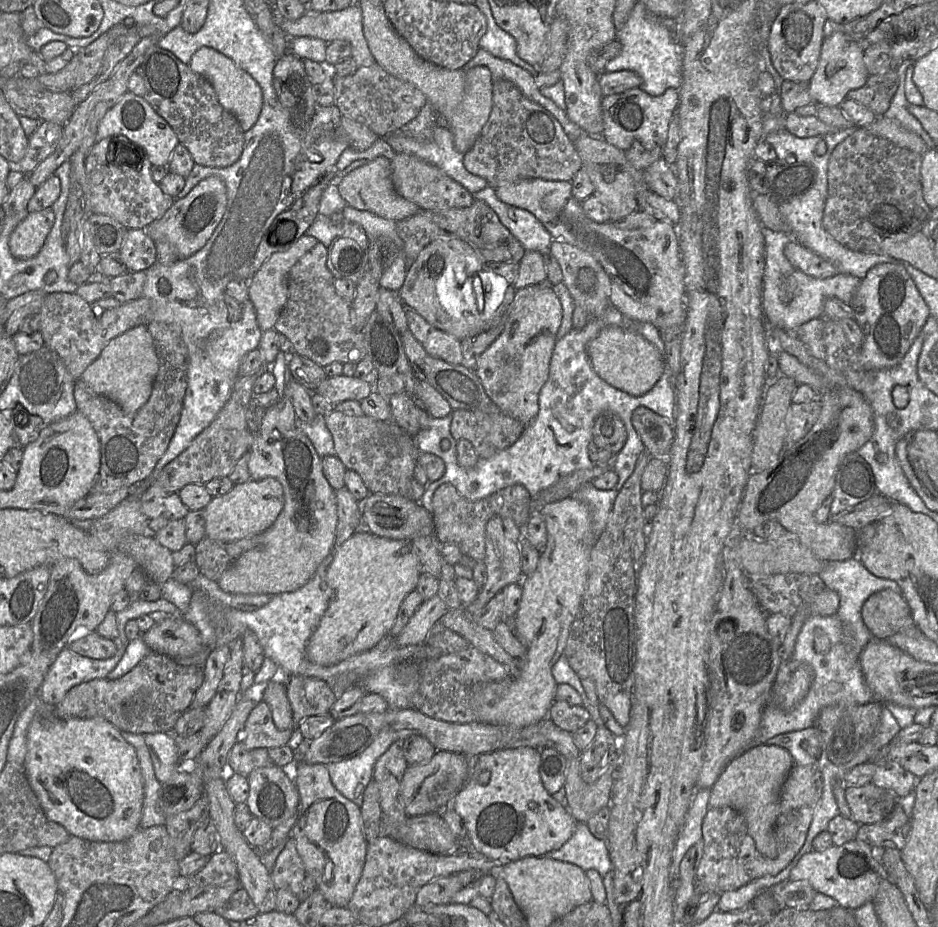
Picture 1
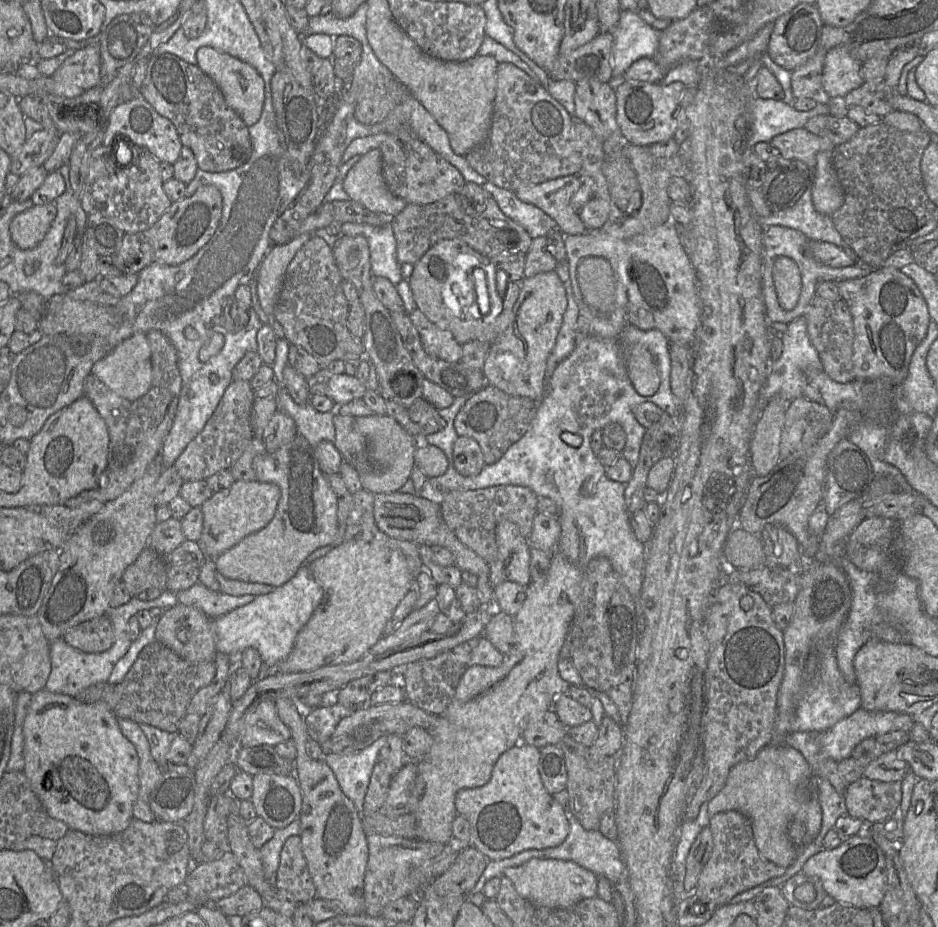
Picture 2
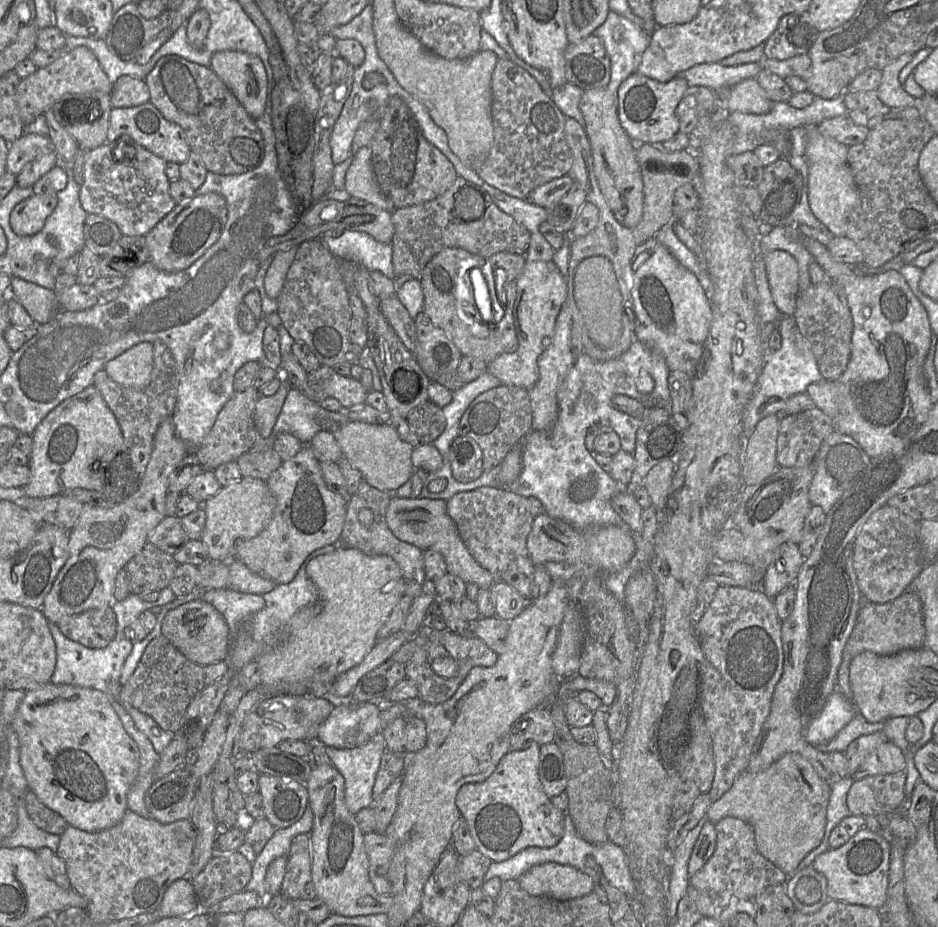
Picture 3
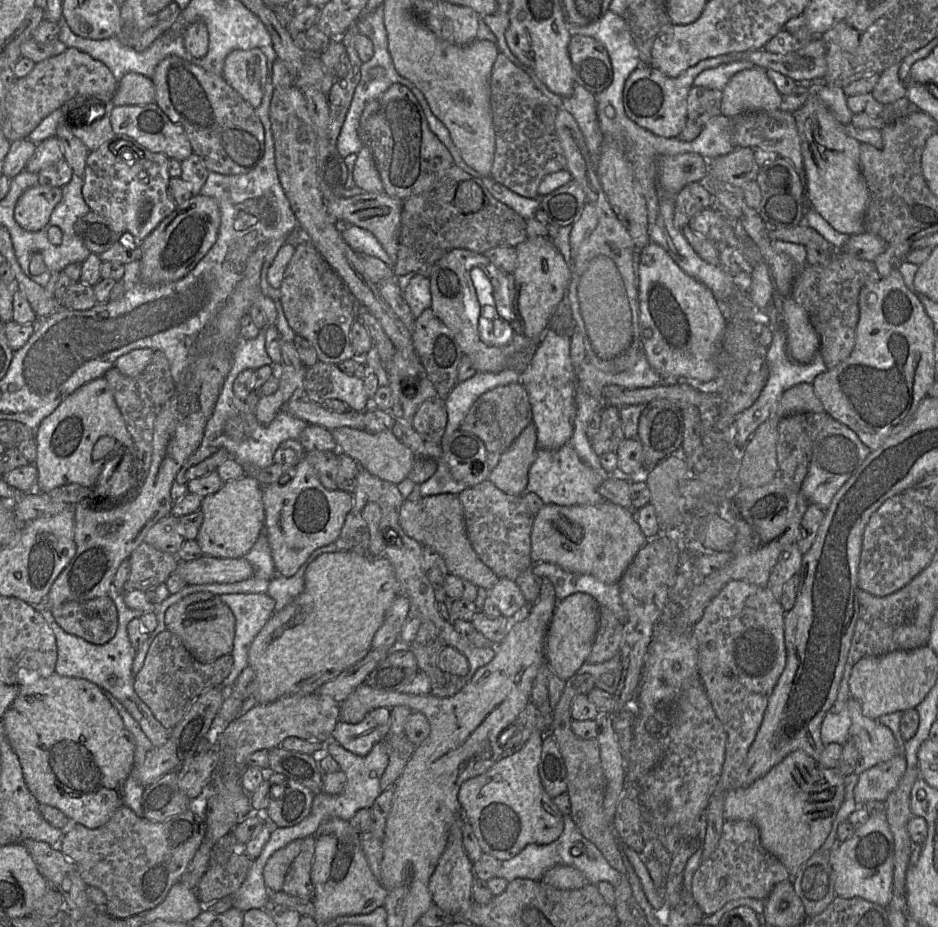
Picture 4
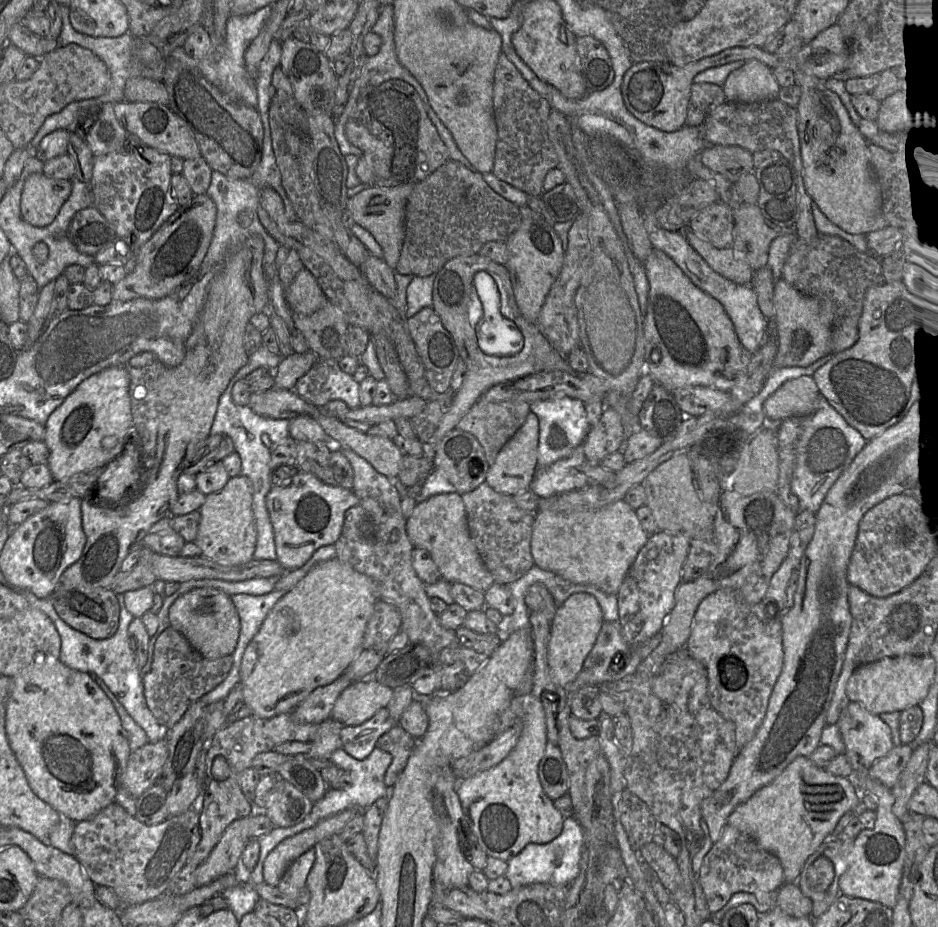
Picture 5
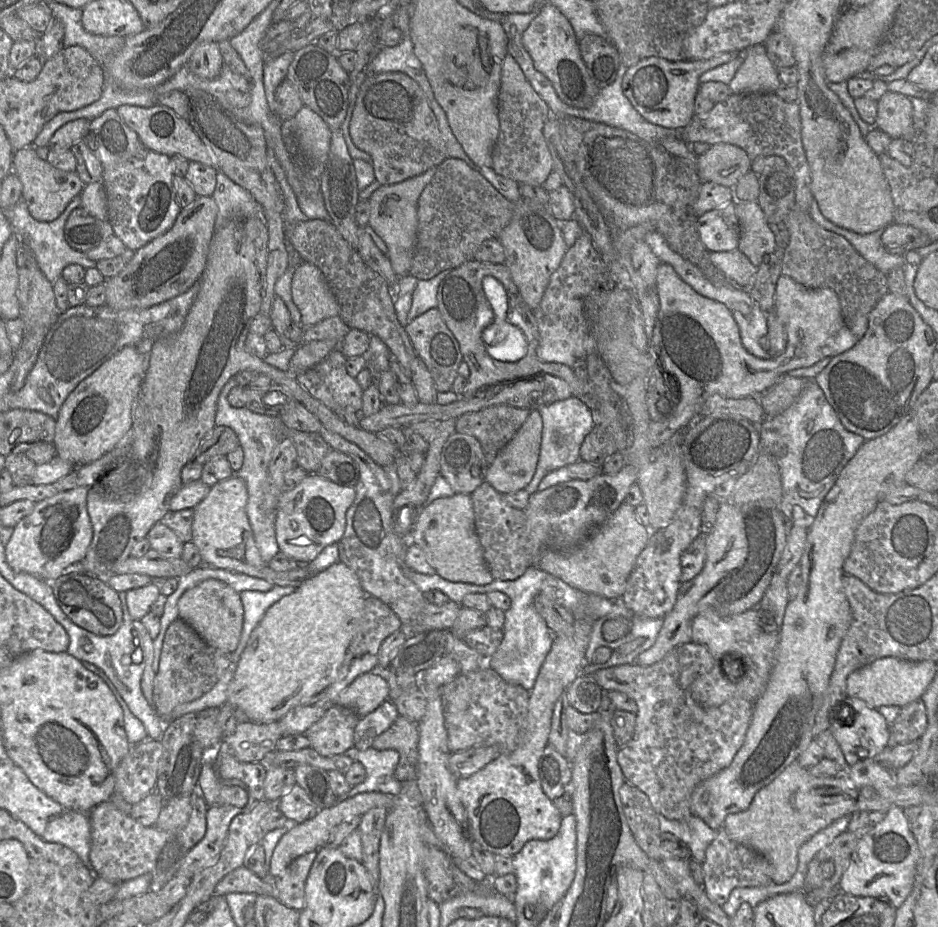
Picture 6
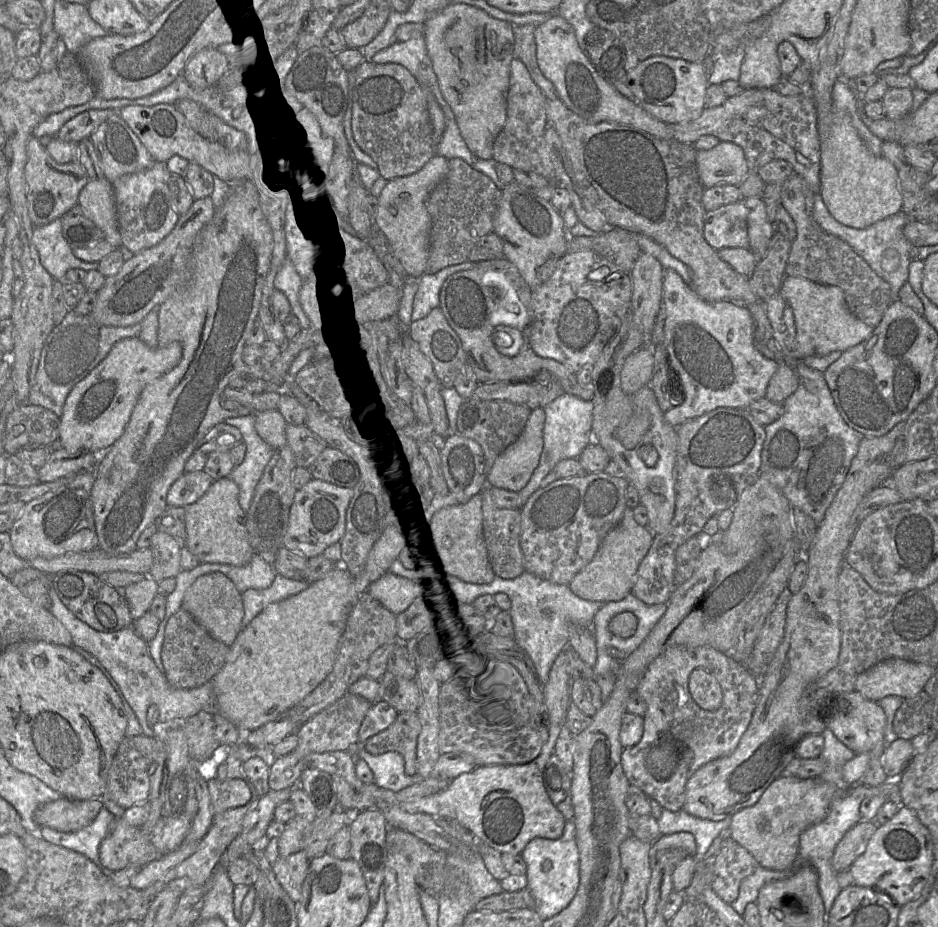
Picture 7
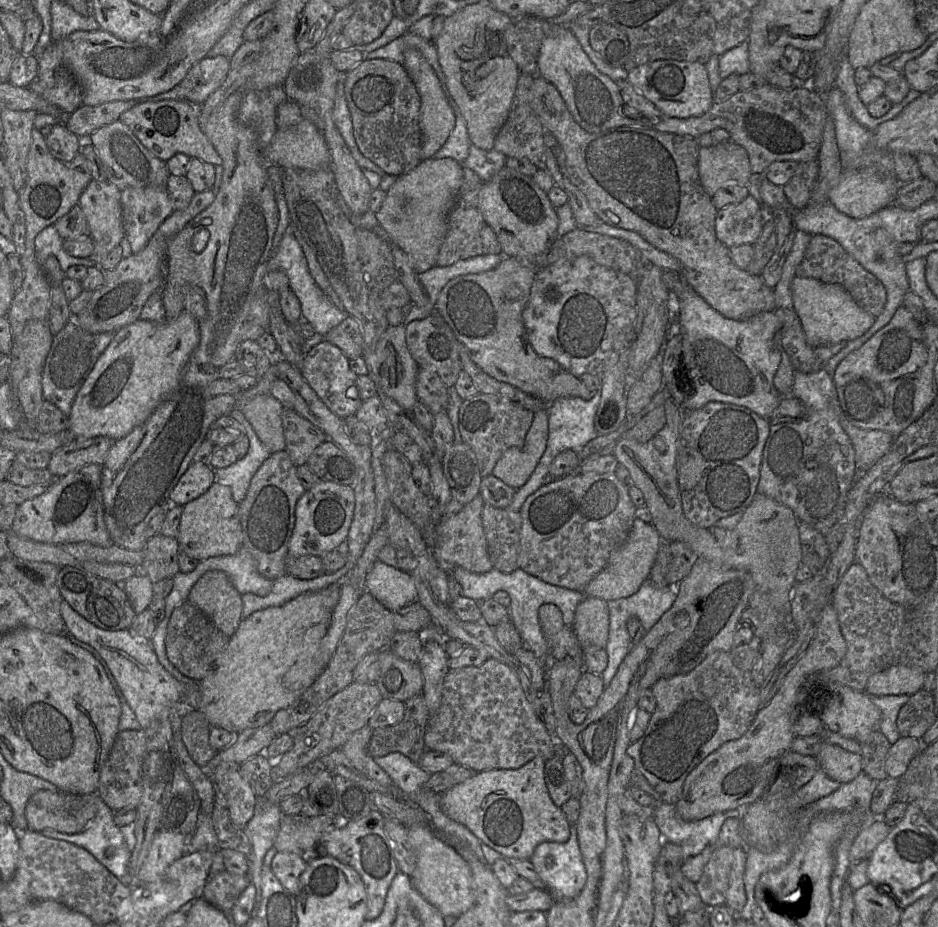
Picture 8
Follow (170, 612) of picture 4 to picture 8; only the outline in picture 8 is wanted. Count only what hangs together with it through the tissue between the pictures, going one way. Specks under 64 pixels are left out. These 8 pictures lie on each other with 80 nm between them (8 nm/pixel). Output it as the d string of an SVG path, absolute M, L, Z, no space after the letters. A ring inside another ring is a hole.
M222 571L203 574L192 587L187 601L200 609L230 638L243 619L242 595Z

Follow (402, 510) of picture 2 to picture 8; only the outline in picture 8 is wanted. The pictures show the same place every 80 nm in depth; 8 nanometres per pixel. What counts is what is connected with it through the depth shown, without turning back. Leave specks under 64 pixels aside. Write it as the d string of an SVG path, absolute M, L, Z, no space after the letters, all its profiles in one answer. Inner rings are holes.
M480 494L456 514L442 516L436 524L436 544L432 553L441 566L458 566L472 573L485 573L493 566L487 551L487 542L482 526L483 500Z

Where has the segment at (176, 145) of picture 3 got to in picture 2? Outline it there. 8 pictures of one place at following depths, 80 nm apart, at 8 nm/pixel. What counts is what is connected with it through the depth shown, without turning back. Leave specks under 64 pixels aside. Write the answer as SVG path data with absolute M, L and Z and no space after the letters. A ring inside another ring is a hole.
M142 97L132 98L118 104L109 115L104 125L104 137L102 144L109 146L116 142L126 142L130 145L132 157L136 154L136 146L148 150L160 162L174 164L183 147L179 134L174 124L161 116L152 105Z

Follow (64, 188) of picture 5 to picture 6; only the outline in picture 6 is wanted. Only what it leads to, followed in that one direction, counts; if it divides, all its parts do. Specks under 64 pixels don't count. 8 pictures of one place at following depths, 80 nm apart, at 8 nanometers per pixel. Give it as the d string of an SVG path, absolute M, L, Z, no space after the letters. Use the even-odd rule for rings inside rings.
M33 145L13 153L13 171L22 183L22 198L30 215L40 222L55 220L66 209L71 200L80 195L85 183L76 171L63 171L55 168L47 160L40 158Z

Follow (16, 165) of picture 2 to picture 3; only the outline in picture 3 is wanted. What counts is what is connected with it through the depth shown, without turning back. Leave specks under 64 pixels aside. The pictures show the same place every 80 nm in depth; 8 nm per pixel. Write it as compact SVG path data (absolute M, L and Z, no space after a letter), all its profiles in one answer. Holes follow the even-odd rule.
M23 135L10 144L6 160L6 172L17 176L26 164L52 149L53 146L49 136Z

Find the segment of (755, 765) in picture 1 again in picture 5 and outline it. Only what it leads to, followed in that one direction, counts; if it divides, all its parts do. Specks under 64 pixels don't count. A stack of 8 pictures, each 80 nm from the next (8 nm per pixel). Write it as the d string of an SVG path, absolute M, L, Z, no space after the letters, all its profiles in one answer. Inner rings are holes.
M798 756L771 783L738 805L729 815L727 823L754 839L764 850L774 854L782 865L785 883L793 883L799 878L805 860L831 834L839 819L847 812L858 815L866 810L861 802L861 792L848 777L834 776L817 767L809 757Z

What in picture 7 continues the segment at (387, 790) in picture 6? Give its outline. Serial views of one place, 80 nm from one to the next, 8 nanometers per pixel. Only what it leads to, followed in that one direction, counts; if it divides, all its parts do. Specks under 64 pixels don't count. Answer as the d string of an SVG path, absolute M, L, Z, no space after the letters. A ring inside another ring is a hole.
M356 745L351 753L356 759L362 759L368 764L374 775L373 783L381 788L397 793L423 780L418 774L409 776L405 773L404 759L398 752L373 755L363 746Z

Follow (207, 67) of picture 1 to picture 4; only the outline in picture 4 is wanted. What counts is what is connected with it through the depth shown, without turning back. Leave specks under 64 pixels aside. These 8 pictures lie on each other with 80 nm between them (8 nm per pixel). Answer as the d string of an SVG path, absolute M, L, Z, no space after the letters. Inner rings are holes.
M259 48L234 50L225 59L222 77L256 109L265 90L267 58Z

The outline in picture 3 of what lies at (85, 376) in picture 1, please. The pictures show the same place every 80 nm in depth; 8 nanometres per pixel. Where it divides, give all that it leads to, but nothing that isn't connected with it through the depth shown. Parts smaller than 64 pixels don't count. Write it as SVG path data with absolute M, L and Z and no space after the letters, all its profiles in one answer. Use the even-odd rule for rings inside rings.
M141 342L110 360L104 371L115 382L125 387L141 389L151 380L153 343Z

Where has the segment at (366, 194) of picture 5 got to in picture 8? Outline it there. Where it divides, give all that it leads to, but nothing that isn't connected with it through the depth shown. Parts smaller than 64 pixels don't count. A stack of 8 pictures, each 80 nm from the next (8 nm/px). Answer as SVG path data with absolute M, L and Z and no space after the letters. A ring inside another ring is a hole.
M428 158L406 174L399 176L386 191L385 200L375 217L385 230L389 242L400 247L409 257L417 274L436 265L437 257L447 231L448 214L462 185L463 166L451 158Z

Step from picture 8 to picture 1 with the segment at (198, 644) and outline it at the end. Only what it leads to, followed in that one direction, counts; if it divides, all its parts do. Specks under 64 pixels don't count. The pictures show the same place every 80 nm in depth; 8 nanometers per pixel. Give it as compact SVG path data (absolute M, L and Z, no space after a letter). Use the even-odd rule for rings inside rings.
M150 652L127 674L116 680L99 678L74 686L66 693L63 700L55 705L55 709L59 718L64 720L104 718L121 732L141 735L156 732L172 733L178 718L190 707L203 680L202 667L184 666L167 655Z

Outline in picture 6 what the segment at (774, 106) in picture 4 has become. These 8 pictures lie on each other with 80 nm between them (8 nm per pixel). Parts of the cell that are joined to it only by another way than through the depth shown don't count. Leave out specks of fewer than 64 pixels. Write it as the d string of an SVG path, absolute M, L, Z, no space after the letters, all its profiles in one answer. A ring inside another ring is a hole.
M764 43L744 52L744 62L728 85L734 94L777 90L781 85L778 69L769 59Z

